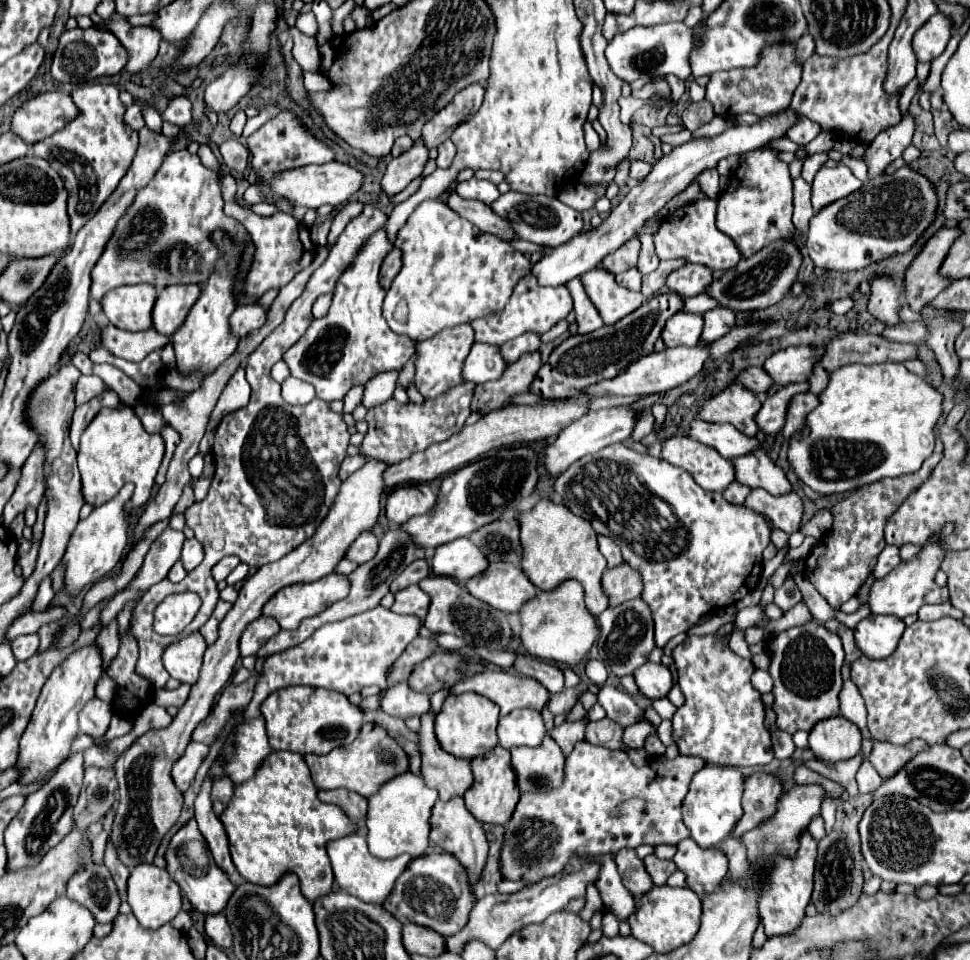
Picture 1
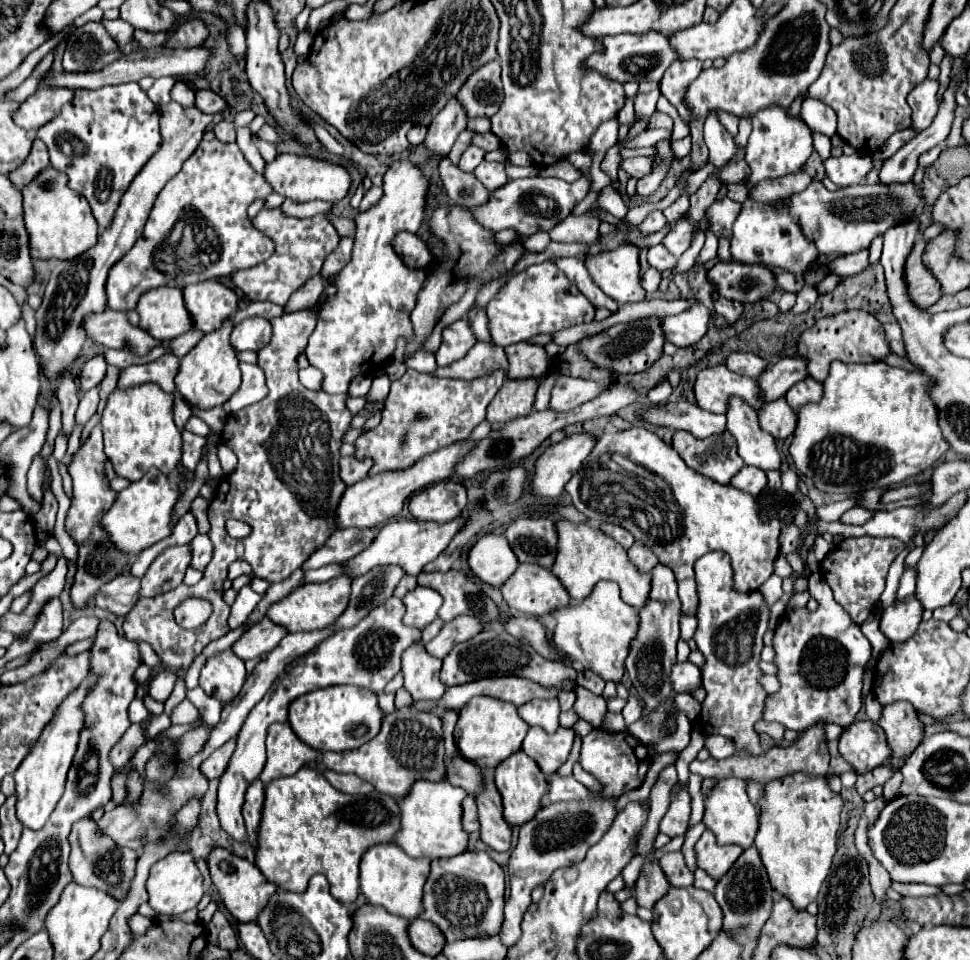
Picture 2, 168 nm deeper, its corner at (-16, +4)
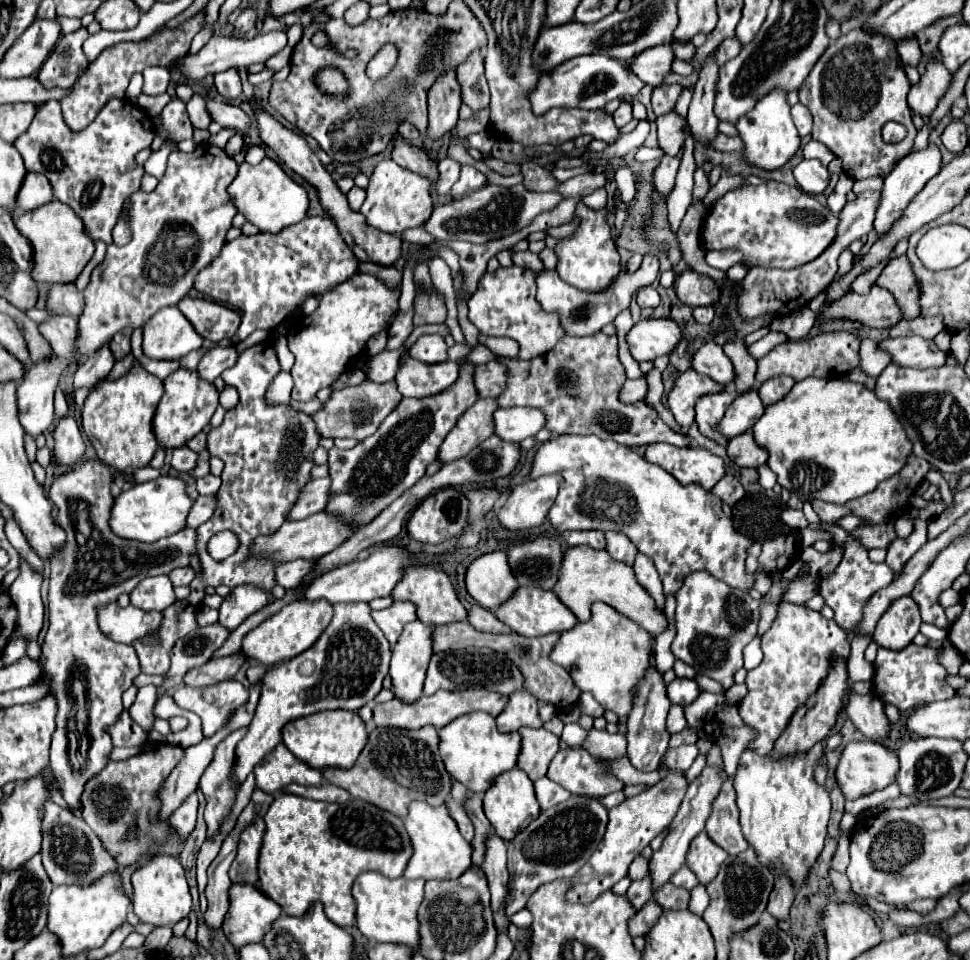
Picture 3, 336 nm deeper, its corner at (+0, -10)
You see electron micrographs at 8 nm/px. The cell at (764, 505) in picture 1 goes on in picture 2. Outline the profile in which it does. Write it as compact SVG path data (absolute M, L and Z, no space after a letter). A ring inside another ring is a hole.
M788 469L786 473L782 473L782 485L784 485L784 493L790 497L800 493L800 477L796 475L796 471Z

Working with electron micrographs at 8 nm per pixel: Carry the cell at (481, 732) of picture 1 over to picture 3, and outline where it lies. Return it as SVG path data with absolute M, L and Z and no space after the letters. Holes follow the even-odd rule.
M468 713L454 719L440 731L440 757L456 781L464 783L472 793L484 795L500 773L516 767L520 741L522 737L518 733L500 733L494 717L484 713Z

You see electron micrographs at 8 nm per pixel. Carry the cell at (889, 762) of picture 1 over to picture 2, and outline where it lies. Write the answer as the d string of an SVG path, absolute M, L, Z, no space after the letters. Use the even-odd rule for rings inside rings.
M904 701L882 709L878 725L886 733L886 741L894 759L908 757L924 739L924 723L918 719L916 709Z

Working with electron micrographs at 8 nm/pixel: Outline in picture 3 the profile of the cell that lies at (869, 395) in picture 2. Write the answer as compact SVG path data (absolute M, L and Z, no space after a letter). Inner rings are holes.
M808 377L798 381L784 399L766 407L764 415L752 427L752 435L754 441L768 451L766 465L778 475L778 483L784 489L802 501L824 499L836 505L844 505L874 491L880 481L896 475L912 453L912 443L908 443L906 431L900 427L888 403L878 399L874 391L866 387L860 391L860 383L842 379Z

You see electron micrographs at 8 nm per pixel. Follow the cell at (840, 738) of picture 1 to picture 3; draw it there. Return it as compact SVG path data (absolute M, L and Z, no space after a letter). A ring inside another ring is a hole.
M852 741L842 751L842 757L836 769L836 779L846 799L858 799L862 795L868 795L872 791L884 789L890 783L894 783L898 769L900 769L898 755L890 747L882 745L880 741Z

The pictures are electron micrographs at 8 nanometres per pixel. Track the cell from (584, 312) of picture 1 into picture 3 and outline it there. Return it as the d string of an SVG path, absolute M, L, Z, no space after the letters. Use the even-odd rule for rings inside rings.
M512 251L512 263L518 265L518 267L528 267L528 269L532 269L534 273L544 269L544 265L542 265L542 261L538 259L538 255L534 255L534 253L530 253L530 251Z

